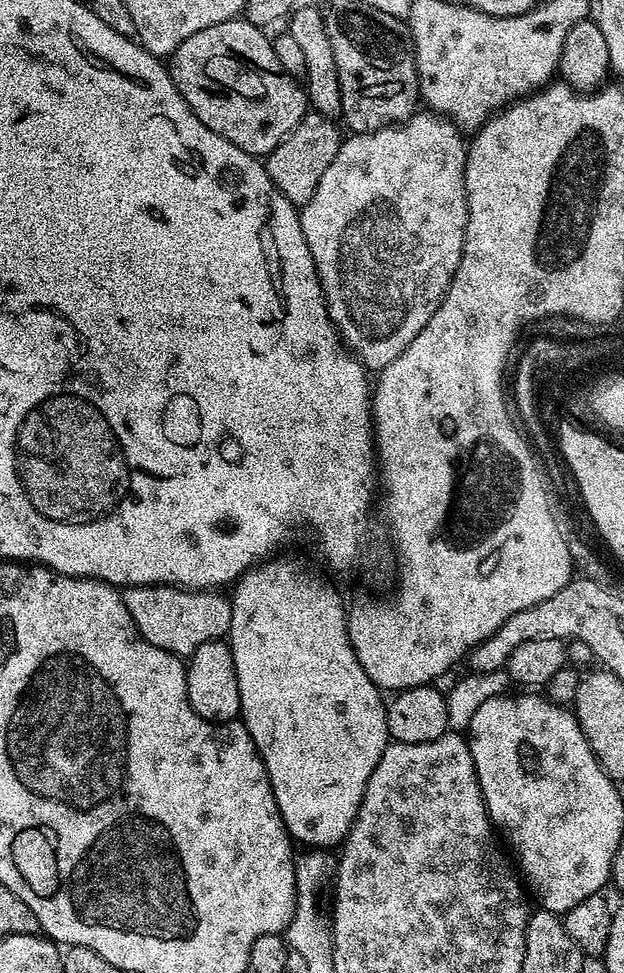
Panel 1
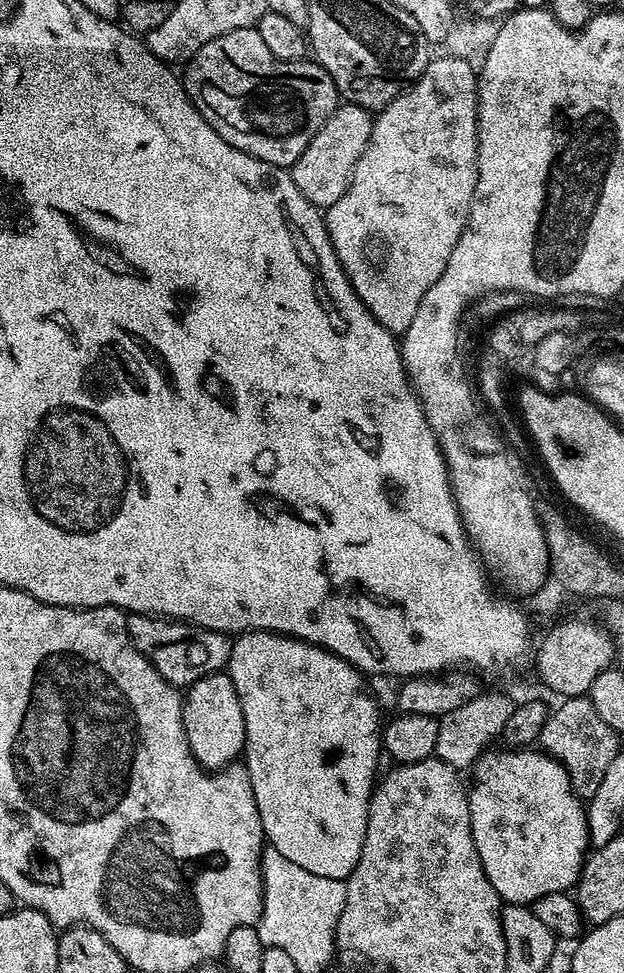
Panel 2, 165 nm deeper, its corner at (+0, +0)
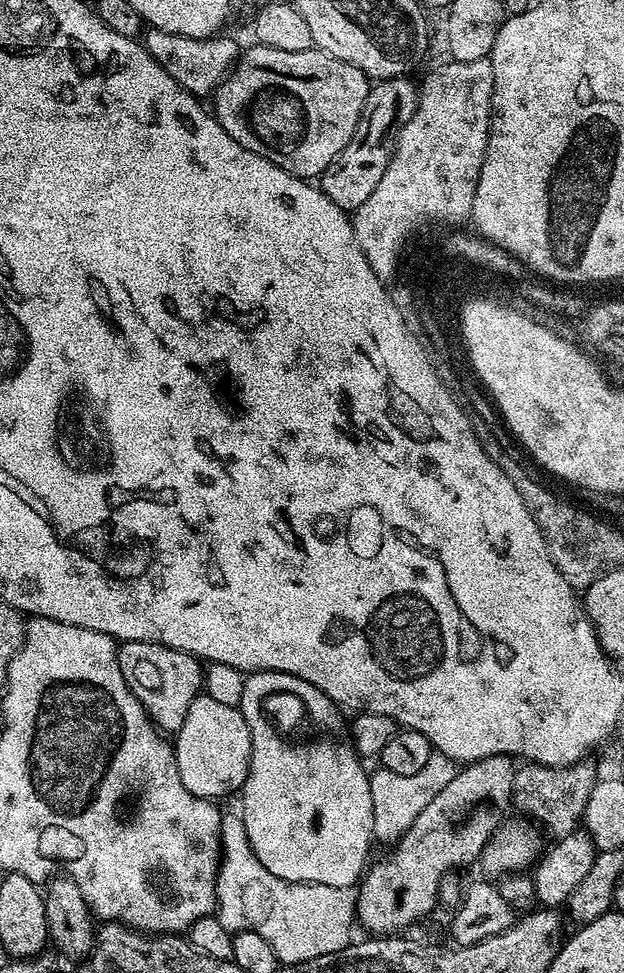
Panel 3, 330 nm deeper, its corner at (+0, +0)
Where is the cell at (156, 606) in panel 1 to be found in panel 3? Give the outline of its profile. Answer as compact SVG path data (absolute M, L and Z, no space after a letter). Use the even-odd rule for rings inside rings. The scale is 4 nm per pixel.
M123 641L117 647L118 666L122 670L122 678L126 686L142 702L152 723L161 733L174 734L186 722L186 710L190 710L190 702L201 695L200 683L204 680L201 661L182 650L174 650L170 646L162 646L154 642Z

